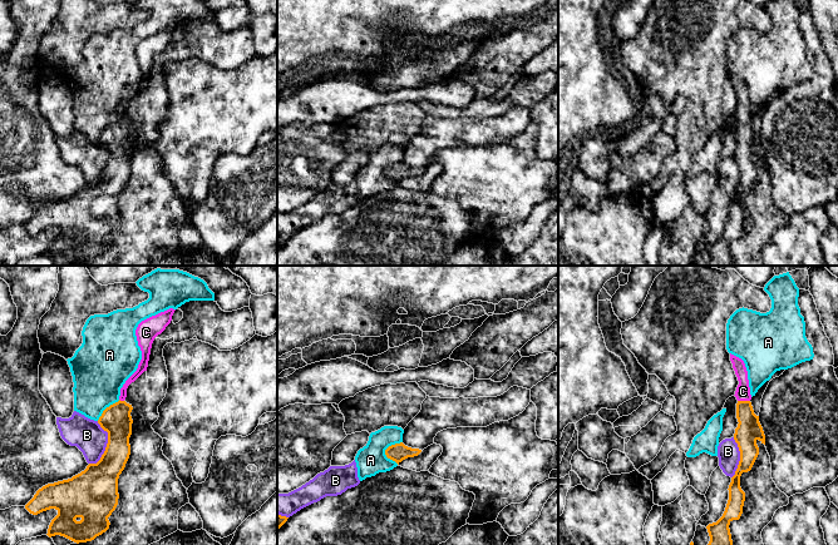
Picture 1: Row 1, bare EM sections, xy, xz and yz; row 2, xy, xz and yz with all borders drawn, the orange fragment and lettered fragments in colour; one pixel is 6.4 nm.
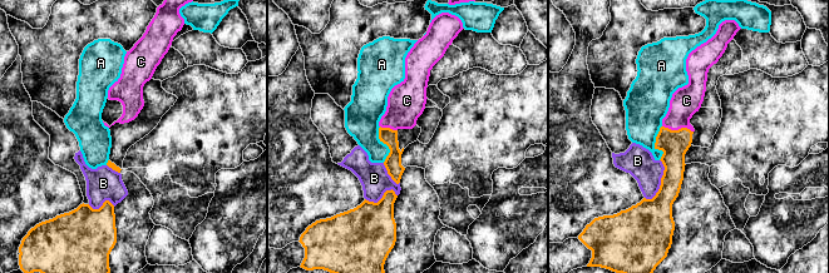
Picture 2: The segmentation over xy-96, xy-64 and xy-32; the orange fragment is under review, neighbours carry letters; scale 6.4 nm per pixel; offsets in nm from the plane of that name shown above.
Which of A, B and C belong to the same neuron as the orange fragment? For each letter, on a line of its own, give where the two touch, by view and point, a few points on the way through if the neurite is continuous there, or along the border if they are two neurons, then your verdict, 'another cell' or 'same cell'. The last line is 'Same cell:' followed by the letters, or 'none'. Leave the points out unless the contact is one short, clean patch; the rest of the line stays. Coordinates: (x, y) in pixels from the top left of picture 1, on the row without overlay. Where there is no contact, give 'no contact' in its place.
A: contact xz (385, 169); border xz (402, 160), (390, 164), (385, 169), (385, 174), (397, 183); another cell
B: contact xy (107, 164); another cell
C: contact yz (744, 120); way yz (749, 149), (744, 120), (743, 110); same cell
Same cell: C

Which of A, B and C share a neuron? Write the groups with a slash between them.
A / B / C

